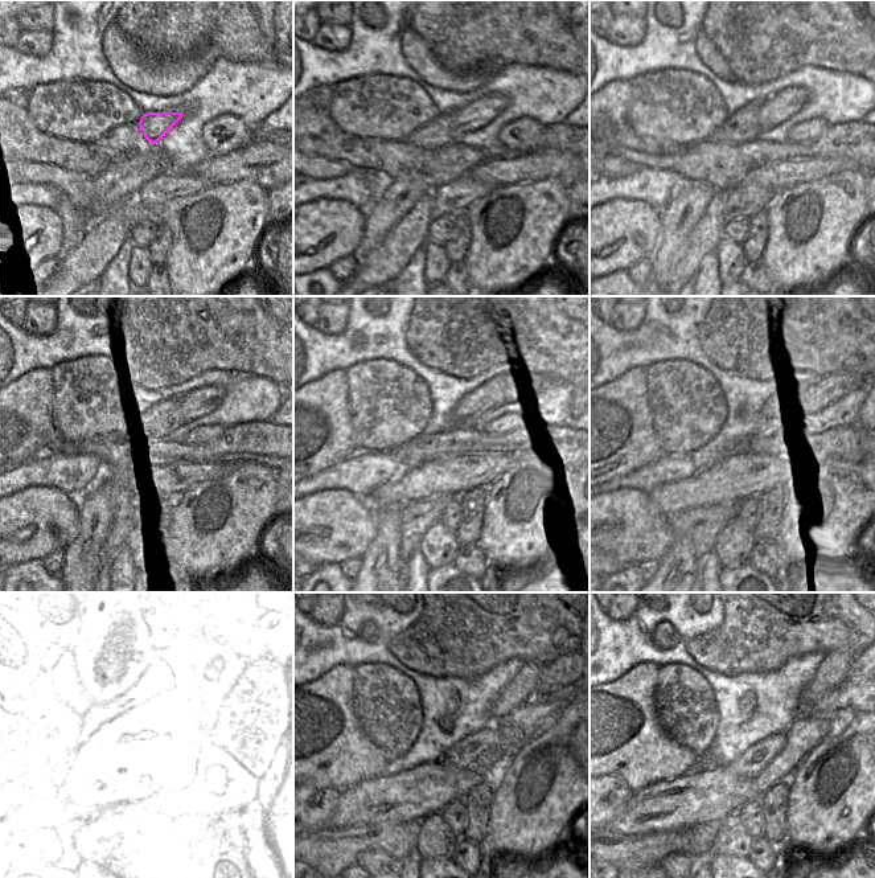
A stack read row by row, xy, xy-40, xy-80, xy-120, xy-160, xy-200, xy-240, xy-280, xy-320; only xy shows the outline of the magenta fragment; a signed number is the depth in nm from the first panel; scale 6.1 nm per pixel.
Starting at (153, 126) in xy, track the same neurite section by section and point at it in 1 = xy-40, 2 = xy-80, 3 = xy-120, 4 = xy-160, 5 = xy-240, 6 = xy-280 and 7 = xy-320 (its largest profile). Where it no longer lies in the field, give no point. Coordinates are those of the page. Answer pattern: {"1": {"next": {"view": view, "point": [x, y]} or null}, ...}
{"1": {"next": {"view": "xy-40", "point": [479, 113]}}, "2": {"next": {"view": "xy-80", "point": [776, 110]}}, "3": {"next": {"view": "xy-120", "point": [200, 401]}}, "4": {"next": {"view": "xy-160", "point": [509, 394]}}, "5": {"next": {"view": "xy-240", "point": [239, 682]}}, "6": {"next": {"view": "xy-280", "point": [561, 673]}}, "7": {"next": {"view": "xy-320", "point": [858, 669]}}}

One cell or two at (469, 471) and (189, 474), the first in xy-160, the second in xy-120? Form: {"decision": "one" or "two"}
{"decision": "one"}

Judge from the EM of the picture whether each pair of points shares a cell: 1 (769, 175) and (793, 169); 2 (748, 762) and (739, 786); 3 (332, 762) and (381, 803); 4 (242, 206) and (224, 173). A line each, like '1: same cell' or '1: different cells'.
1: same cell
2: different cells
3: different cells
4: different cells

